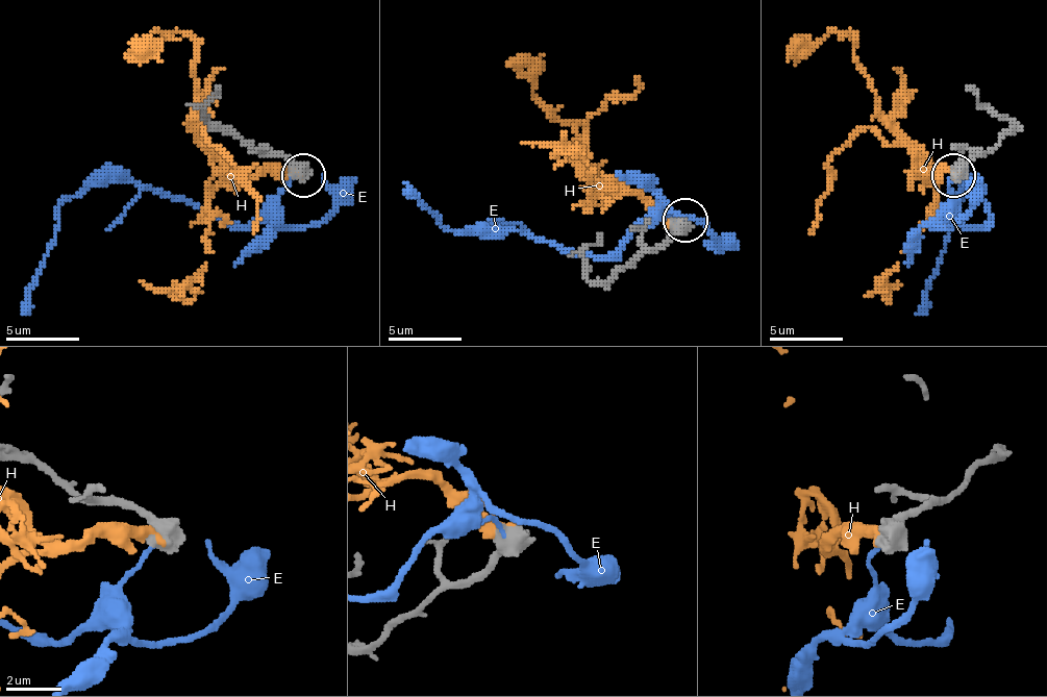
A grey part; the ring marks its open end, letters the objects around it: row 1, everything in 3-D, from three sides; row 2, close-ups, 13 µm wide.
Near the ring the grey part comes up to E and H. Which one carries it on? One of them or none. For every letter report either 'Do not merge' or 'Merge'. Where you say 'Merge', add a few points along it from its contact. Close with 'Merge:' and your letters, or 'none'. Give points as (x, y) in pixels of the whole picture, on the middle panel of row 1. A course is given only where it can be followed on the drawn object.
E: Do not merge
H: Do not merge
Merge: none

